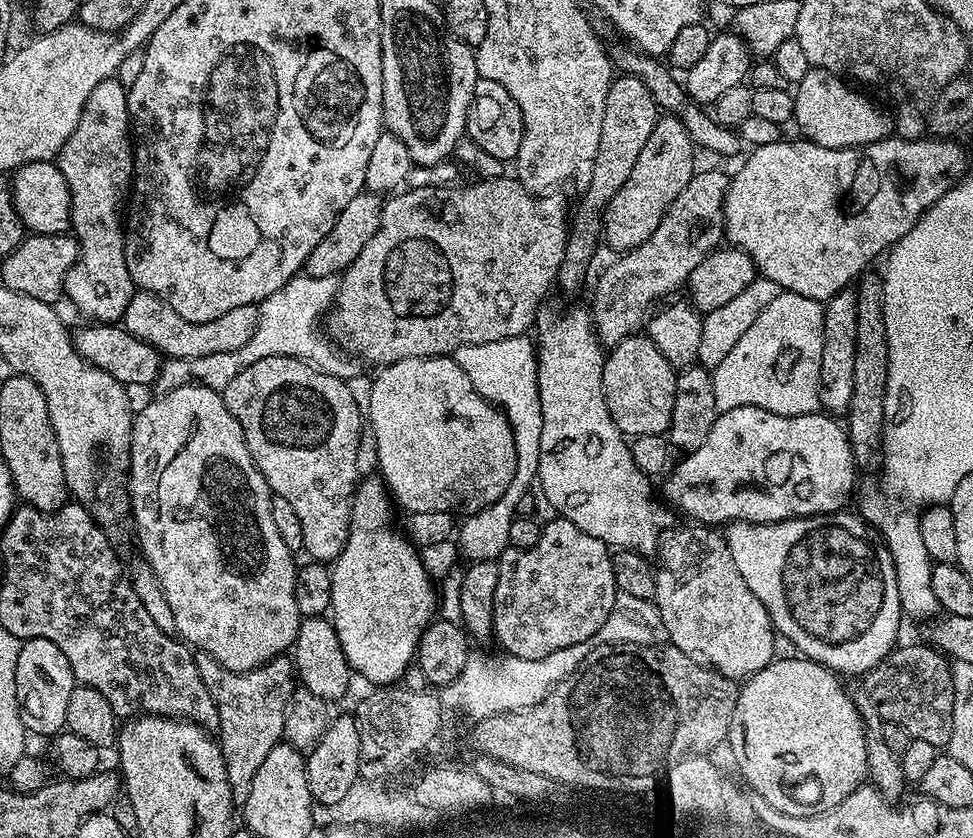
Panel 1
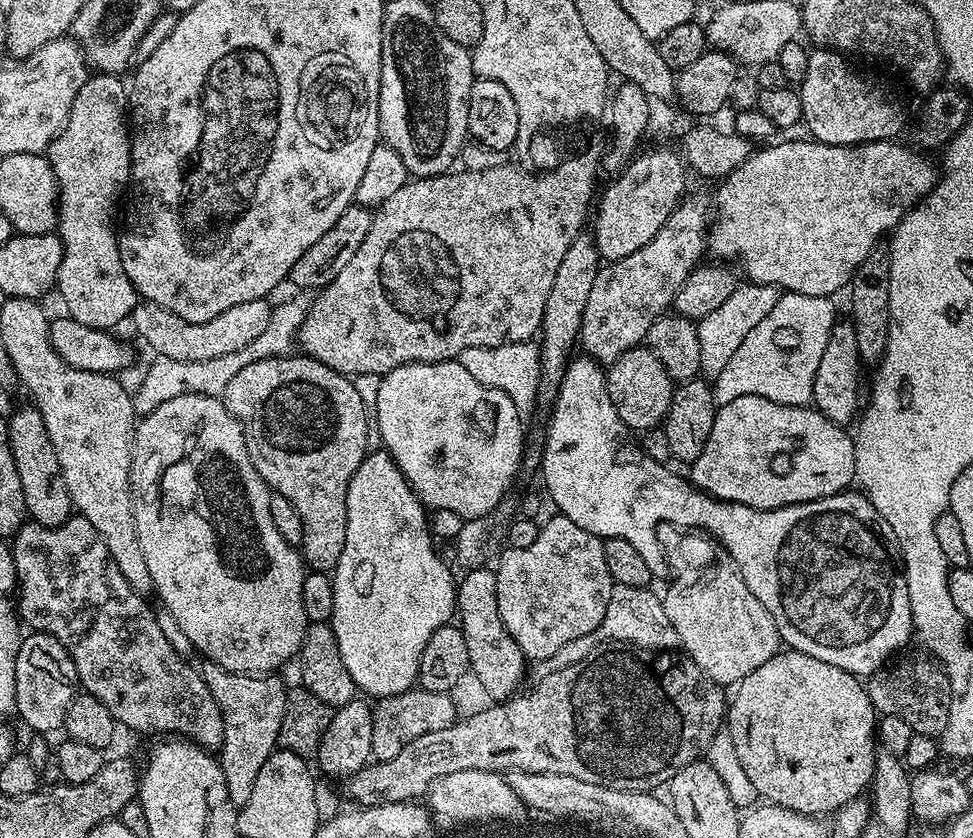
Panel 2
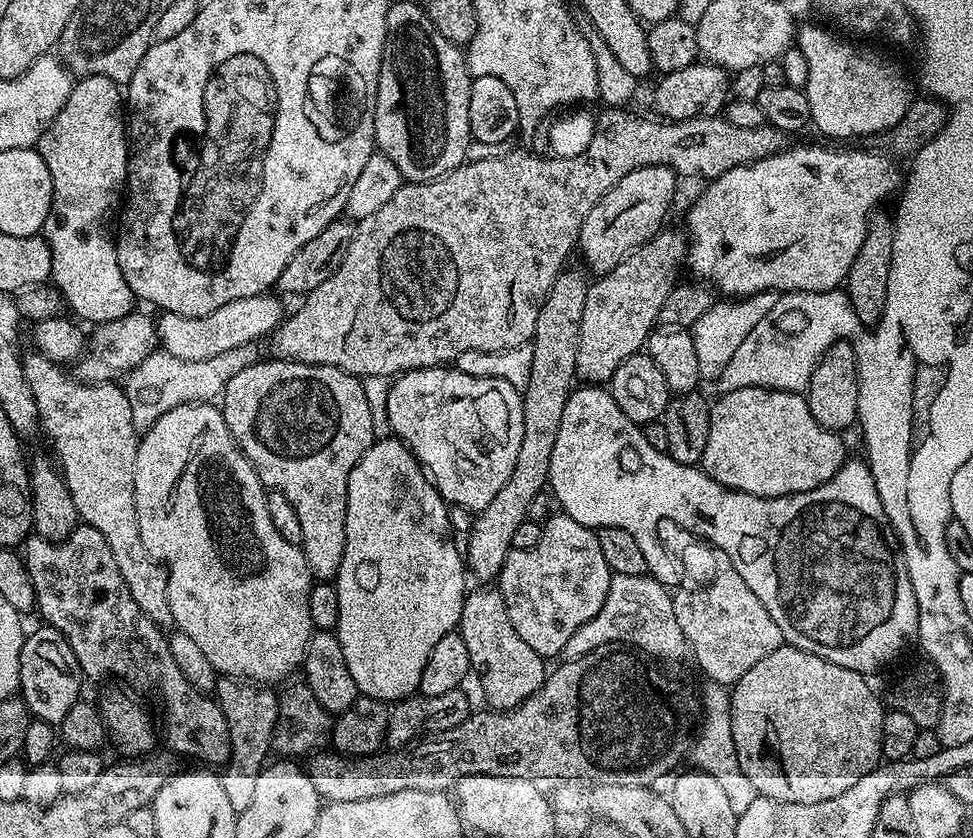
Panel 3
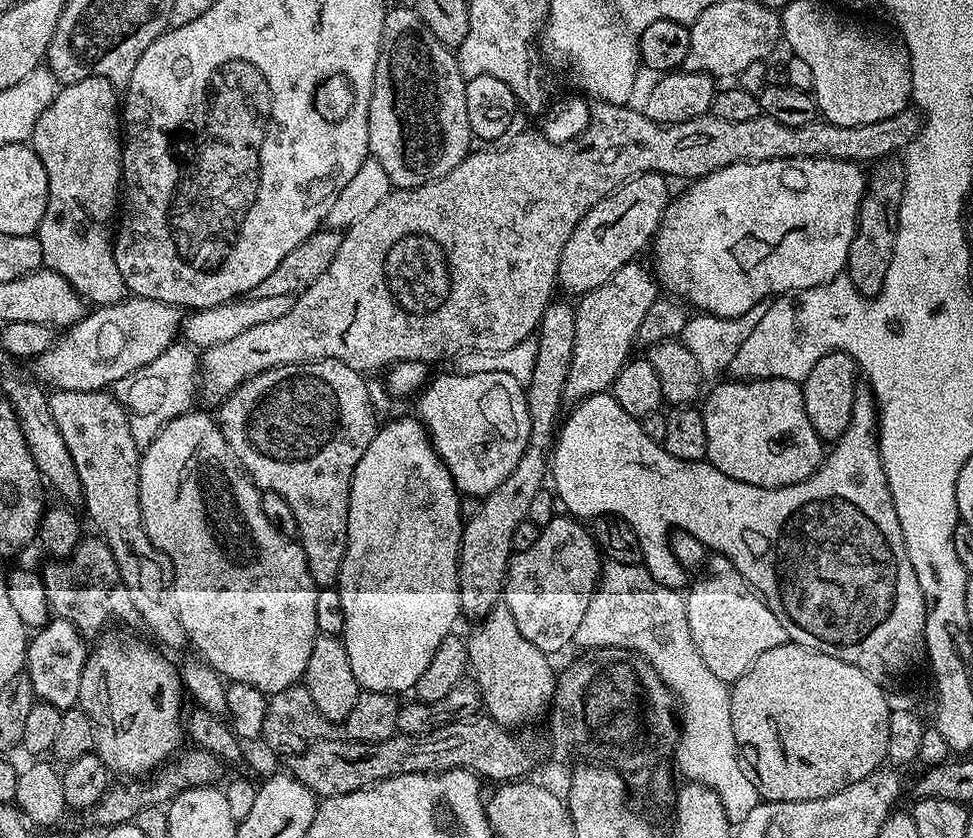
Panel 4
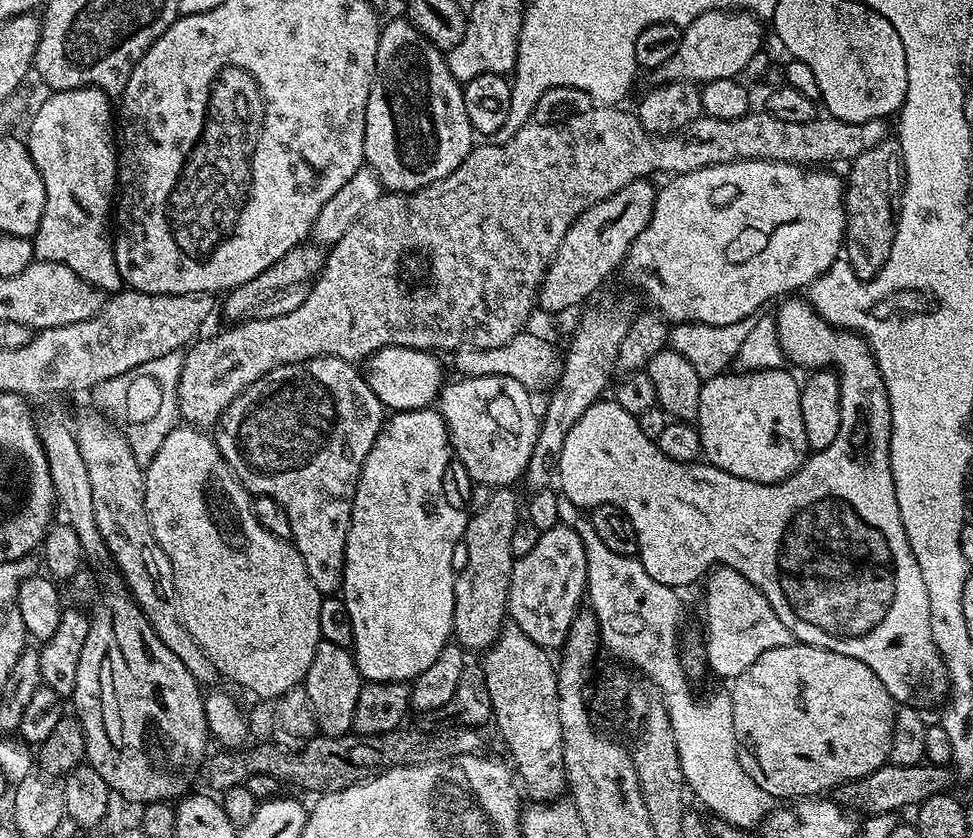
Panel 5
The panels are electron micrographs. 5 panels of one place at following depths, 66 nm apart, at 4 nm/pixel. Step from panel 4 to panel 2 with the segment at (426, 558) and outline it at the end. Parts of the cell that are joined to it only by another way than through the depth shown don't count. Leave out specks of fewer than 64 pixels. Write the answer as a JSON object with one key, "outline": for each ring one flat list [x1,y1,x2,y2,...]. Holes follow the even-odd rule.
{"outline":[[383,450,369,451,358,466,358,470,354,470,354,474,350,478,350,486,346,490,346,546,342,546,342,558,338,558,338,566,331,573,334,586,334,614,330,621,334,630,334,638,338,638,338,651,342,654,342,662,346,662,346,670,350,670,350,678,354,678,357,689,365,697,393,696,407,692,409,688,413,687,420,675,420,659,422,650,426,650,426,642,430,642,434,630,449,623,457,615,456,585,458,580,455,575,452,577,447,562,436,553,435,546,437,547,430,527,429,513,426,511,424,503,416,497,415,490,409,486,408,479,402,474,402,470,393,462,387,452]]}

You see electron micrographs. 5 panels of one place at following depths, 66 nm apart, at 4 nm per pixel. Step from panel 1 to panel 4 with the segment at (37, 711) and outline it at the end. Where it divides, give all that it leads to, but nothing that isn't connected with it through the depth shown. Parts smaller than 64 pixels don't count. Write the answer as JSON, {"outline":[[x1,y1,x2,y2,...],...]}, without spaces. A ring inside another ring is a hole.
{"outline":[[59,618,49,619,42,628,35,629,28,642,26,675,34,686,37,701,44,701,61,710,75,708,80,703,82,670,90,651,85,637,70,622]]}

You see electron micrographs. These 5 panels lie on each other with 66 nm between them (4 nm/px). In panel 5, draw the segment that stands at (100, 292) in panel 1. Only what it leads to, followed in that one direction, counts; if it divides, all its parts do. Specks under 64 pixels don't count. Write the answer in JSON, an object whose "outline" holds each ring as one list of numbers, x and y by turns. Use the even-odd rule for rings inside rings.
{"outline":[[71,88,61,92,53,91,48,95,52,96,46,97,37,106,26,135,28,153,46,190,42,222,32,240,35,259,66,266,74,270,78,278,90,282,101,292,115,294,121,291,122,281,116,265,114,232,110,227,110,217,114,212,113,197,118,192,118,148,114,143,113,101,101,88]]}

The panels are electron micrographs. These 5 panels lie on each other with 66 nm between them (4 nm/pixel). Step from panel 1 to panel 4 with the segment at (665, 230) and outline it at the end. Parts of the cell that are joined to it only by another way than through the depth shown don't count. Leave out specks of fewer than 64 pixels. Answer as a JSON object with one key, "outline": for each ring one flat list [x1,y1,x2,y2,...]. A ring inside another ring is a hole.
{"outline":[[633,262,622,265,602,286,575,301,574,354,570,354,570,370,566,370,565,401,579,402,611,389,614,378,633,355,638,326,642,326,642,318,654,306,657,295,655,275,640,262]]}

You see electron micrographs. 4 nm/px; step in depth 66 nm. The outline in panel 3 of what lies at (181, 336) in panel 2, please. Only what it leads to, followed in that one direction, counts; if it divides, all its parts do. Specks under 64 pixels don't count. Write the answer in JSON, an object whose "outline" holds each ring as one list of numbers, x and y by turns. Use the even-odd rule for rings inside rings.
{"outline":[[263,292,250,298,234,298,234,302,226,302,226,306,218,306,214,314,206,314,202,318,186,318,165,312,156,320,159,347,174,354,174,358,182,358,186,362,202,362,218,358,218,354,226,354,226,350,234,350,238,346,256,344,263,336,271,337,286,316,284,304,279,300,281,297,272,295]]}

